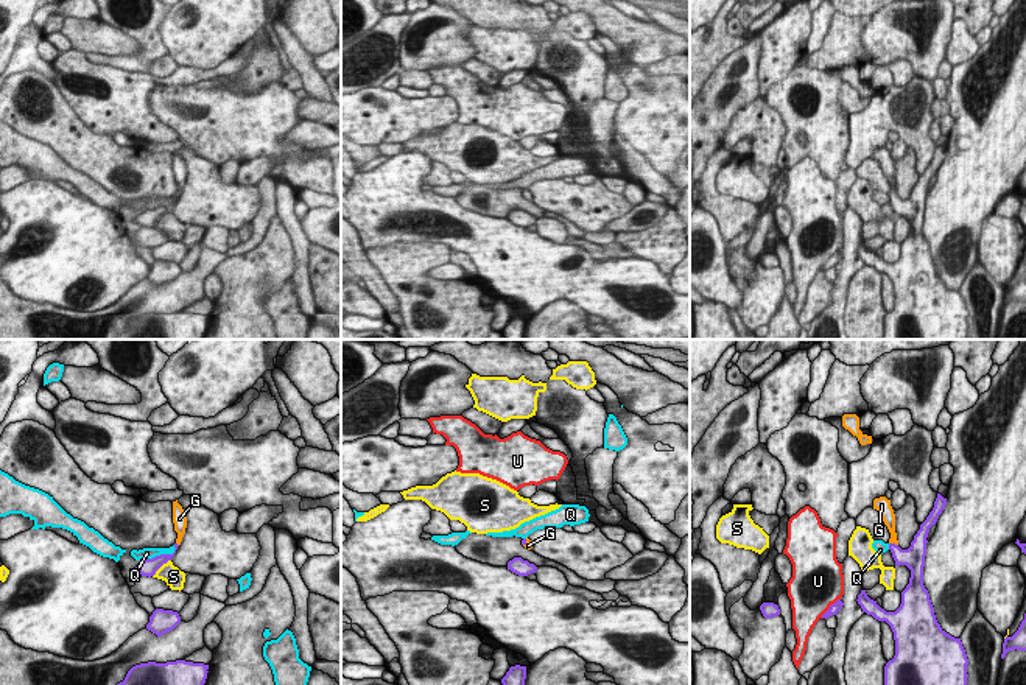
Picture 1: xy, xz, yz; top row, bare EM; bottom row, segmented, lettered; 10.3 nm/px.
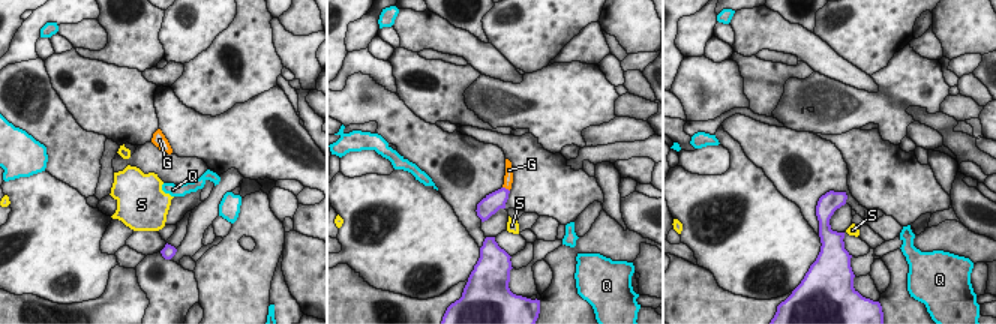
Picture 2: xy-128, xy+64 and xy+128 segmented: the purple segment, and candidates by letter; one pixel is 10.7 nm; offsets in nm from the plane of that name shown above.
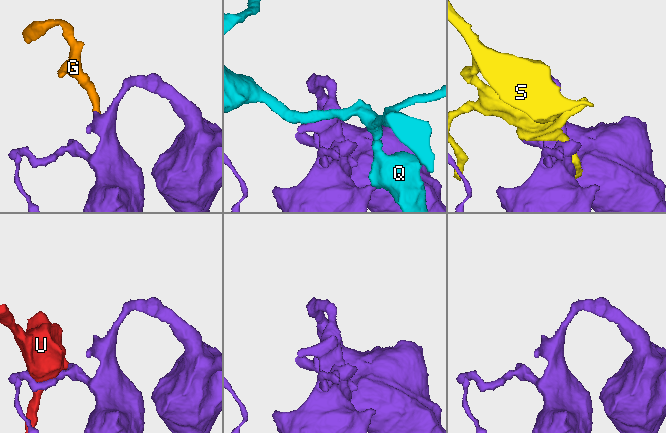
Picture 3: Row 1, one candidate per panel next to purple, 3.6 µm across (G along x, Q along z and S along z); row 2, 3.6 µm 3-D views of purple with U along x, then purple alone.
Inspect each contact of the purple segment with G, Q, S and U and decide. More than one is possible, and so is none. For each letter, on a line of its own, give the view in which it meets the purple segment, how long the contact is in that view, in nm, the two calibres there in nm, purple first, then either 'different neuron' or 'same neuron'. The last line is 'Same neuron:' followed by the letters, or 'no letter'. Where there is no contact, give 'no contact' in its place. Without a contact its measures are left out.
G: contact in yz; length 100 nm; calibres 220 and 130 nm; same neuron
Q: contact in xy; length 380 nm; calibres 190 and 130 nm; different neuron
S: contact in xy; length 260 nm; calibres 190 and 200 nm; different neuron
U: contact in yz; length 280 nm; calibres 100 and 480 nm; different neuron
Same neuron: G

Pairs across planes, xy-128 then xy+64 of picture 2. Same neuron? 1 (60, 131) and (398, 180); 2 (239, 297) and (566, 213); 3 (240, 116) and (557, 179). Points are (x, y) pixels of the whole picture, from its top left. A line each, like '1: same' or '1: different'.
1: different
2: different
3: different

